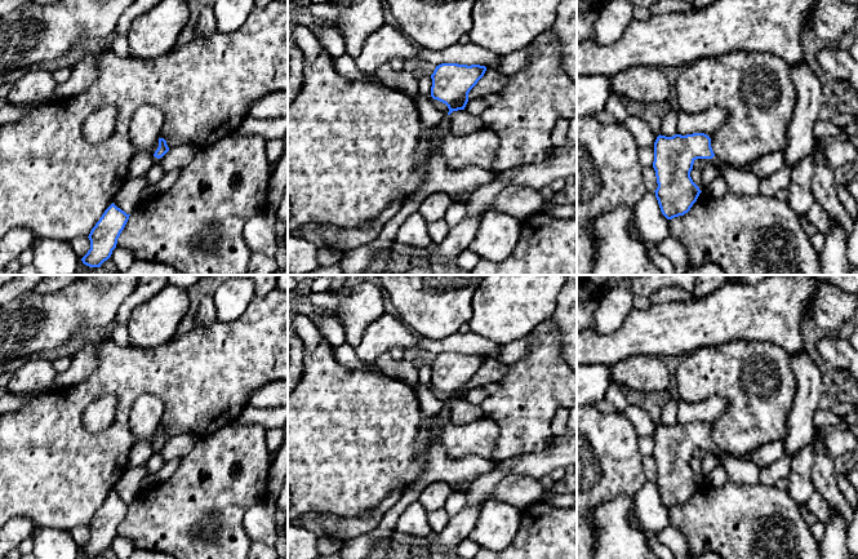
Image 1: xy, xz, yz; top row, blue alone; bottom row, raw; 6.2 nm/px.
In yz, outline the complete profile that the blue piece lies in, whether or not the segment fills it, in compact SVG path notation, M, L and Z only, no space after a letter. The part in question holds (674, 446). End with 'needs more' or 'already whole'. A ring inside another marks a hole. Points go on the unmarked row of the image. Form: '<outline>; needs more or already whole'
M704 422L657 426L653 457L658 476L654 482L667 509L688 502L702 482L690 466L697 448L710 448L716 456L729 454L713 443L711 427Z; needs more

